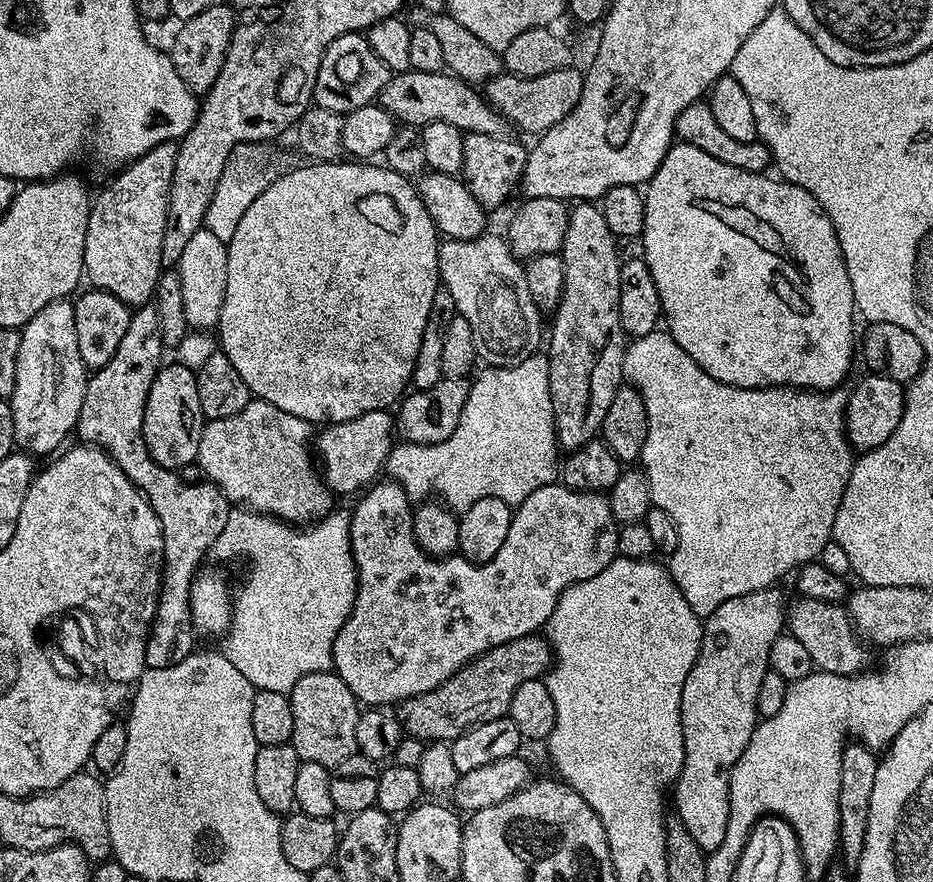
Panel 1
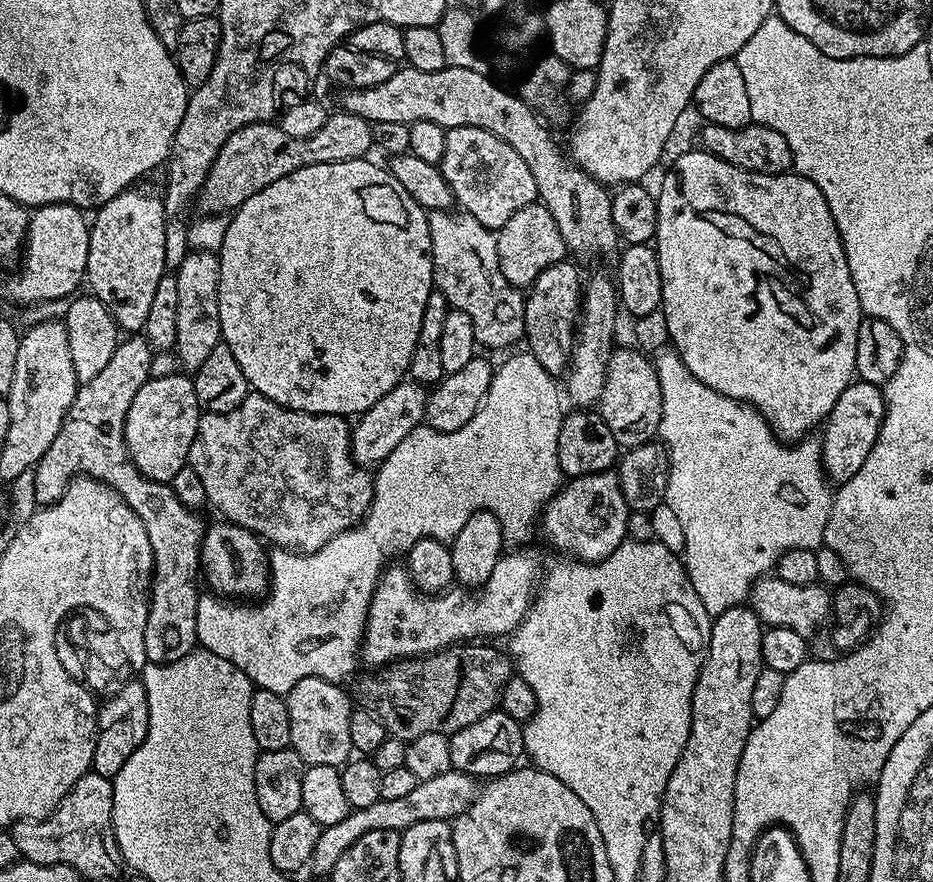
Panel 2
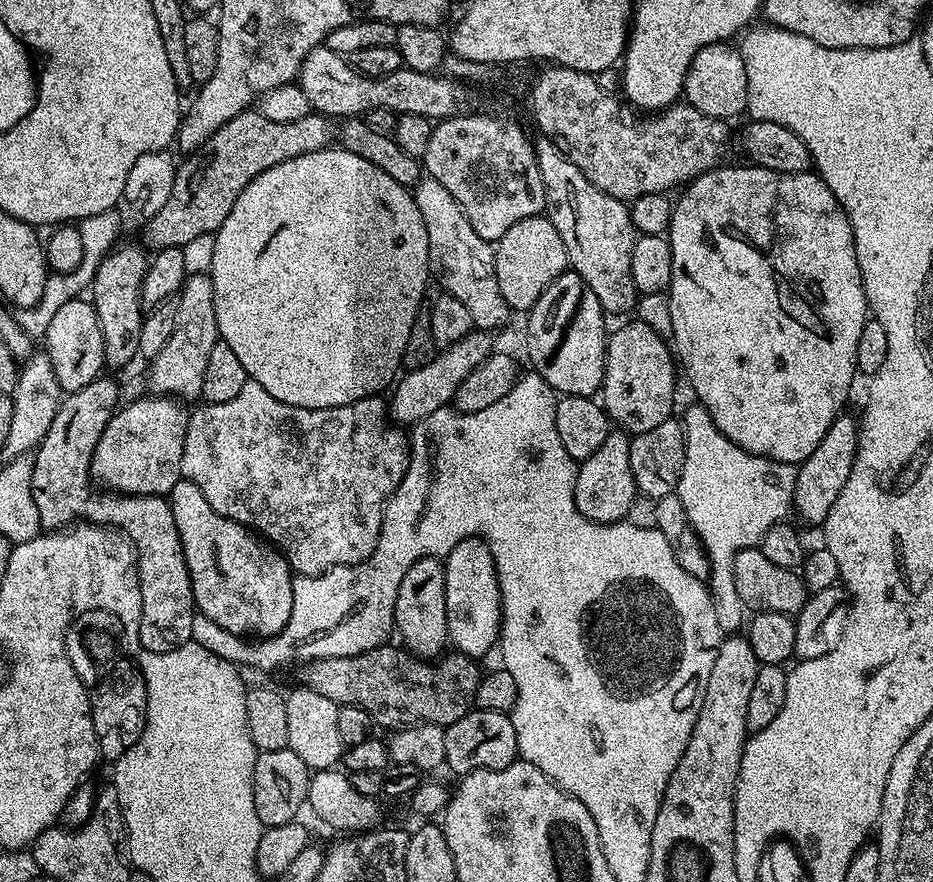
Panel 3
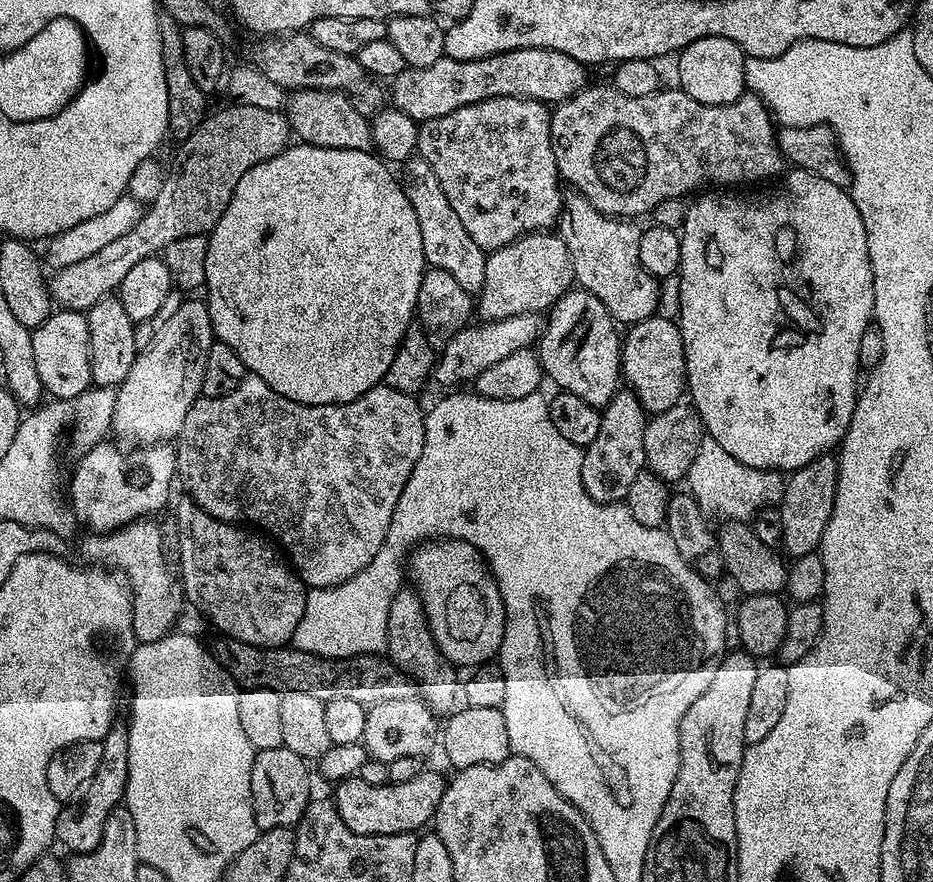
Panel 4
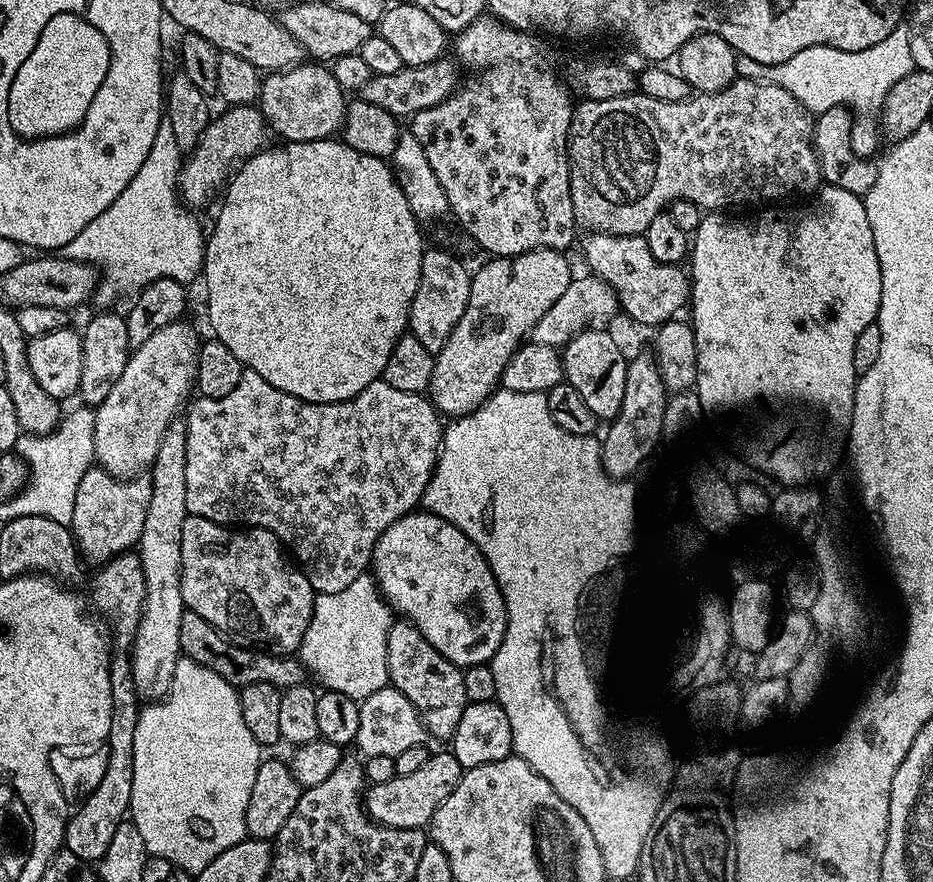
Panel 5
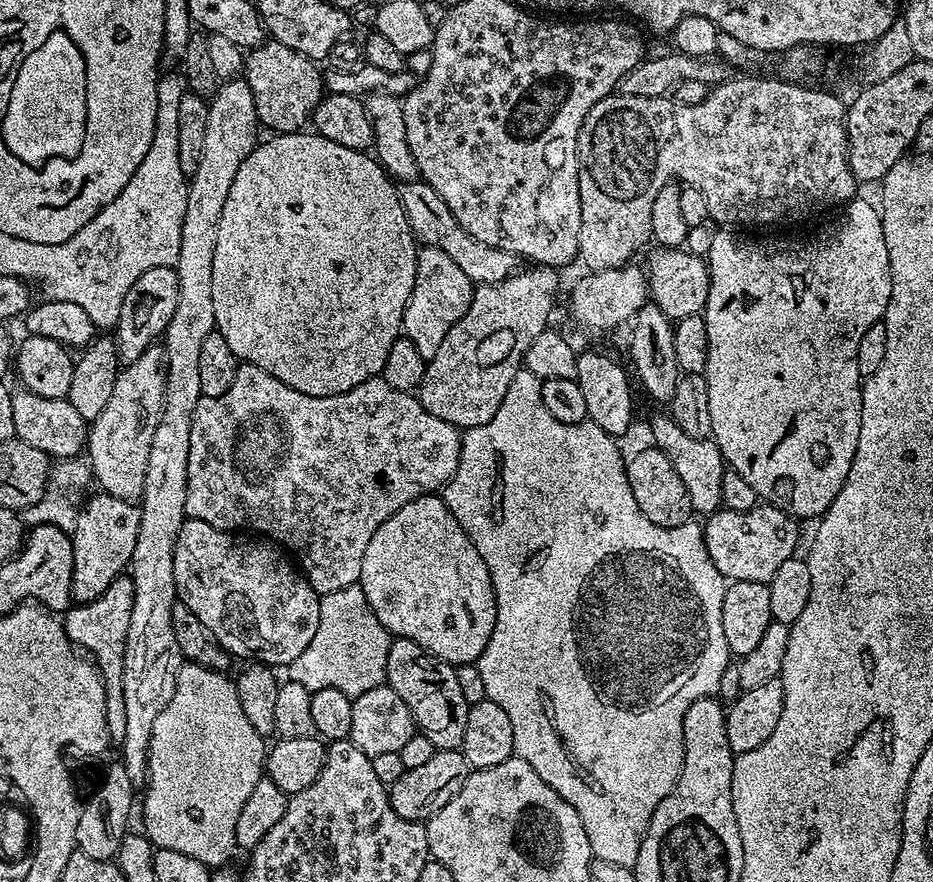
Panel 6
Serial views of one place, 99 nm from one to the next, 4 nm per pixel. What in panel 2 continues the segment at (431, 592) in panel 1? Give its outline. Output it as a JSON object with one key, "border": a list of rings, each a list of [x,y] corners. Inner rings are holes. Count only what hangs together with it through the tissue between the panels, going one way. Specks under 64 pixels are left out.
{"border":[[[615,471],[595,472],[585,476],[571,477],[561,487],[560,491],[544,505],[542,513],[542,528],[544,524],[544,536],[557,548],[558,551],[564,552],[565,557],[573,560],[583,560],[586,564],[594,564],[597,560],[604,560],[618,546],[624,543],[628,536],[628,507],[622,494],[620,486],[620,477]],[[512,550],[501,555],[498,566],[494,566],[490,578],[475,590],[465,590],[460,586],[453,586],[439,594],[425,594],[412,587],[412,580],[408,576],[407,567],[385,567],[378,586],[372,595],[368,621],[364,627],[364,639],[360,642],[359,659],[364,660],[373,669],[394,664],[397,660],[411,660],[417,656],[431,656],[444,648],[450,648],[465,642],[484,642],[488,636],[504,636],[516,631],[516,627],[524,621],[524,615],[538,591],[538,577],[542,567],[536,561],[532,552]]]}

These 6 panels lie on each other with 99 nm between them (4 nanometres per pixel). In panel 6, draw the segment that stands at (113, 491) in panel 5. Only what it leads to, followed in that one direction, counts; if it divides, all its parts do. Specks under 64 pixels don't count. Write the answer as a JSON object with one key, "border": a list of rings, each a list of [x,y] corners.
{"border":[[[103,490],[97,491],[97,496],[92,496],[88,501],[83,501],[82,507],[76,513],[76,525],[70,534],[72,537],[72,549],[74,550],[74,572],[72,574],[72,599],[76,604],[89,604],[94,602],[102,594],[102,590],[106,590],[106,586],[110,586],[110,582],[114,582],[114,578],[118,578],[132,563],[132,555],[134,554],[134,542],[138,542],[138,526],[140,525],[140,509],[131,500],[123,500],[122,498],[114,498]]]}

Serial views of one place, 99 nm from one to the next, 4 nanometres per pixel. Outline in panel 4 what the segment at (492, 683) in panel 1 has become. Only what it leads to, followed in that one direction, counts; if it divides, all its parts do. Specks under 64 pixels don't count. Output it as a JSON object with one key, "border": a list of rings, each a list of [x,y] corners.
{"border":[[[223,634],[216,638],[210,644],[211,654],[218,666],[222,666],[224,673],[232,679],[232,683],[241,689],[265,688],[281,694],[302,690],[319,700],[347,698],[366,706],[378,702],[394,702],[398,698],[411,697],[414,692],[412,681],[391,660],[380,654],[326,658],[298,650],[295,646],[263,648]]]}

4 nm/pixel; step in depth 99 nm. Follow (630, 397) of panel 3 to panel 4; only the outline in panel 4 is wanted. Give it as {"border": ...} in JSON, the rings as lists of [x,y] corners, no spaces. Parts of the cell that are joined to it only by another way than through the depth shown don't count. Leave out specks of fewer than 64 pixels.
{"border":[[[657,314],[631,325],[622,336],[620,367],[627,387],[639,398],[645,412],[665,412],[681,403],[688,375],[679,323],[675,319],[667,320],[663,314]]]}

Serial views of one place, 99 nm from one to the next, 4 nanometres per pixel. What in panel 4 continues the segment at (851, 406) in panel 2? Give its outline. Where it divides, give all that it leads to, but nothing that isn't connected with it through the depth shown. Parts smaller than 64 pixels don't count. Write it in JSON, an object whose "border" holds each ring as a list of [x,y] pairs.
{"border":[[[825,454],[814,458],[814,462],[802,466],[785,479],[784,494],[778,507],[782,514],[782,526],[784,527],[782,548],[789,552],[789,557],[795,558],[819,549],[822,534],[834,510],[834,494],[838,490],[839,469],[837,457]]]}

